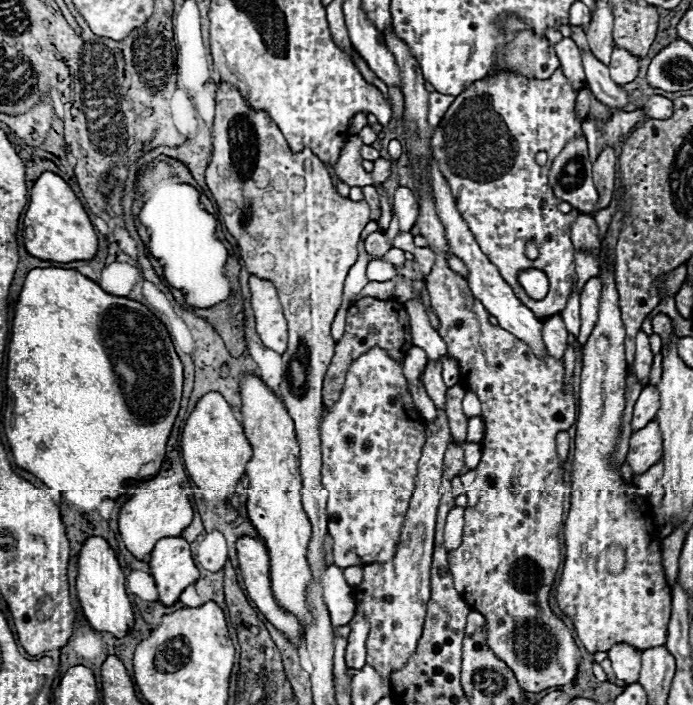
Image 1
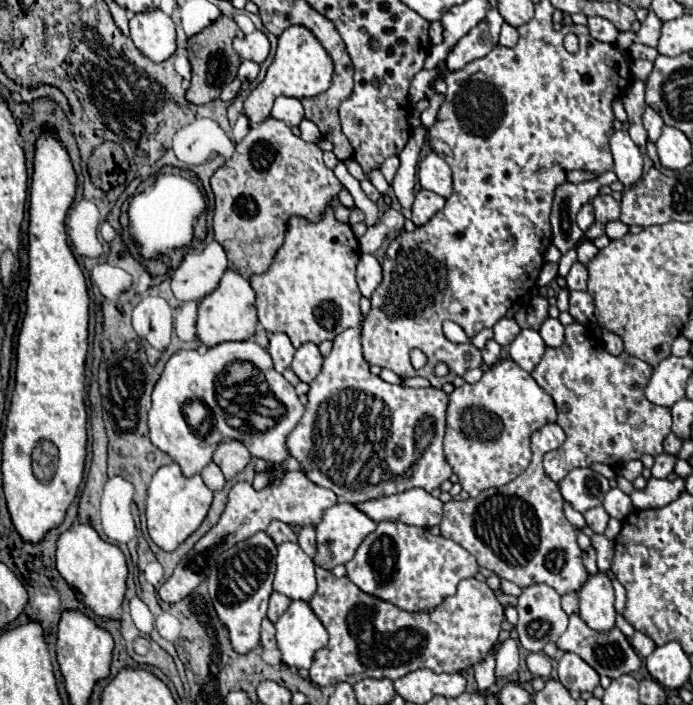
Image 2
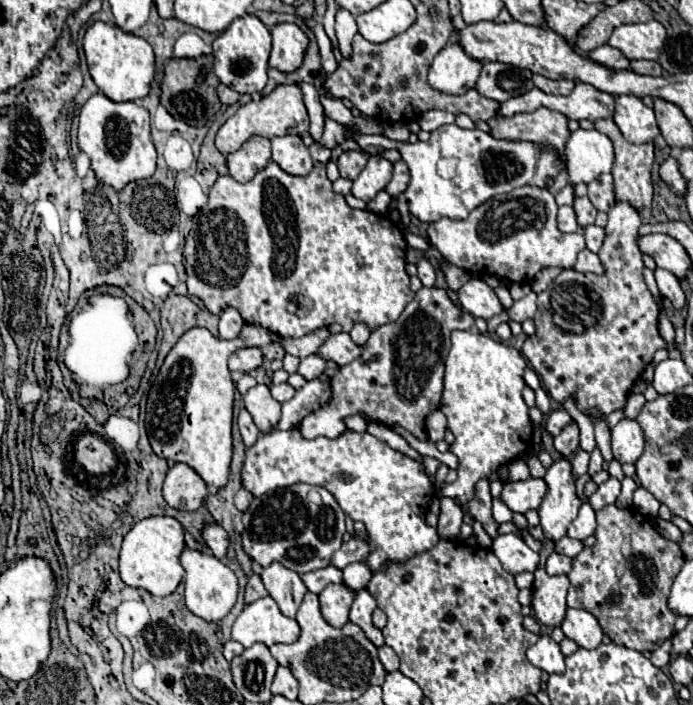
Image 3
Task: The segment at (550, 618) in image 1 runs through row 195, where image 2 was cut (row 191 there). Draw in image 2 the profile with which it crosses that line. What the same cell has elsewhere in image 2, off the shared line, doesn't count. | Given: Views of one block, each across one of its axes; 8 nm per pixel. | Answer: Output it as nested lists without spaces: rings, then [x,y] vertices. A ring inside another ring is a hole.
[[[420,190],[416,194],[414,206],[412,206],[412,222],[416,226],[422,226],[442,208],[444,208],[444,198],[442,196],[438,196],[430,190]]]

